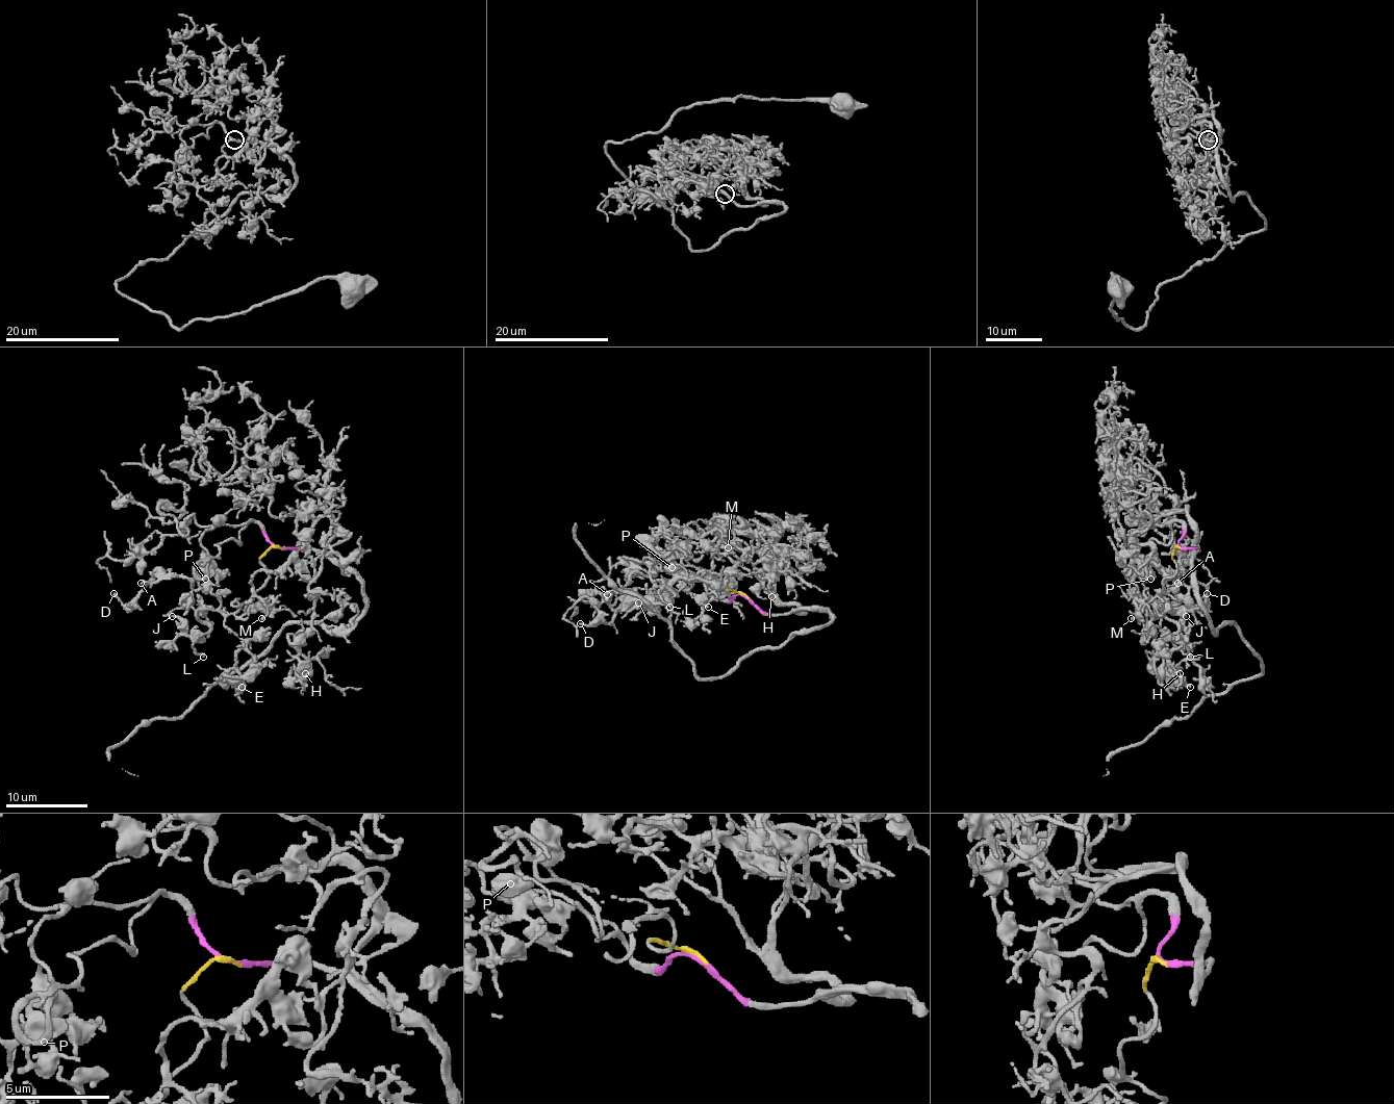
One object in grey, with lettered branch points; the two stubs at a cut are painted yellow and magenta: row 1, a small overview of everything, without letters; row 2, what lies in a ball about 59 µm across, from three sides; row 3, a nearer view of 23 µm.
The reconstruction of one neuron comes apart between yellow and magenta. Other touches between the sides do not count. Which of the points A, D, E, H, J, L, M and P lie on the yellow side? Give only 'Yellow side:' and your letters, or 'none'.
Yellow side: E, J, L

